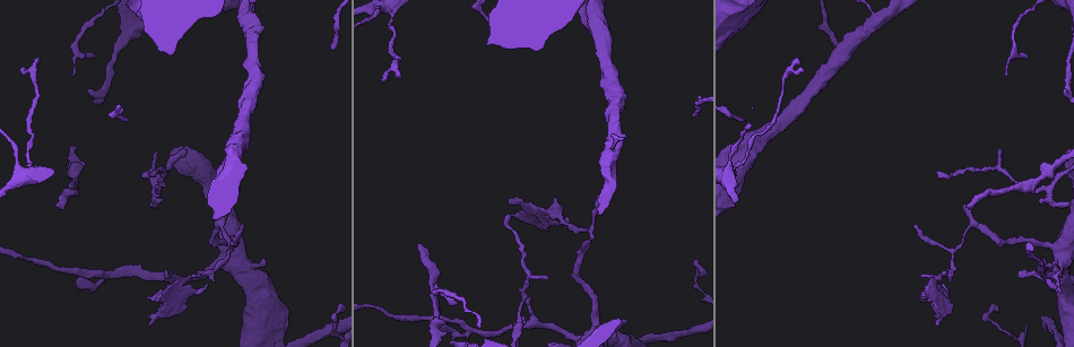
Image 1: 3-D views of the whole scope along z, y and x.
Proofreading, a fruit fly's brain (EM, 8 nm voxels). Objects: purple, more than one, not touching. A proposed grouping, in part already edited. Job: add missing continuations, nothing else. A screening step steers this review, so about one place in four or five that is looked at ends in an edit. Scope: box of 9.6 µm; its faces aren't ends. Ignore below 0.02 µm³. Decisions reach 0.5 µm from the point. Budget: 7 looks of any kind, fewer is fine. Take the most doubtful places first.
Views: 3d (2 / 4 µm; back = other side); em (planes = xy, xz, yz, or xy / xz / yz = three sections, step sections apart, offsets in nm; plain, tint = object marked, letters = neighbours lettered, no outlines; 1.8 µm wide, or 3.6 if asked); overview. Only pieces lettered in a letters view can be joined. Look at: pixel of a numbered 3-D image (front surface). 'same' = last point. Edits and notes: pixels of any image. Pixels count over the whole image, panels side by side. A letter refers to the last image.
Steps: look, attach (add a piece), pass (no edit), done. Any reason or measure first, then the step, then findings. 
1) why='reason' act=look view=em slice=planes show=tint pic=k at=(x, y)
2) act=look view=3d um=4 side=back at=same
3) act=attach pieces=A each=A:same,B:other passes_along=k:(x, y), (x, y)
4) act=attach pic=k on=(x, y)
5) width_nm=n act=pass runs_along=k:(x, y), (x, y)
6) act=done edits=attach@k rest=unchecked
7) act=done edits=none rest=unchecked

why='free end' act=look view=em slice=planes show=letters pic=1 at=(969, 206)

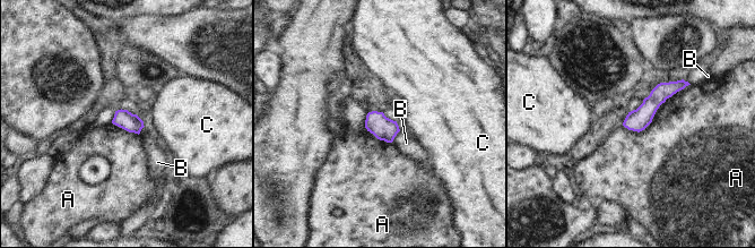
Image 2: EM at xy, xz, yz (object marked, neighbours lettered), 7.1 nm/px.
width_nm=130 act=pass each=A:other,B:other,C:other runs_along=2:(683, 84), (666, 90), (626, 124) found='no lettered piece goes on from it'

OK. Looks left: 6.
why='long arm stops here' act=look view=em slice=xz step=16 show=letters pic=1 at=(382, 83)

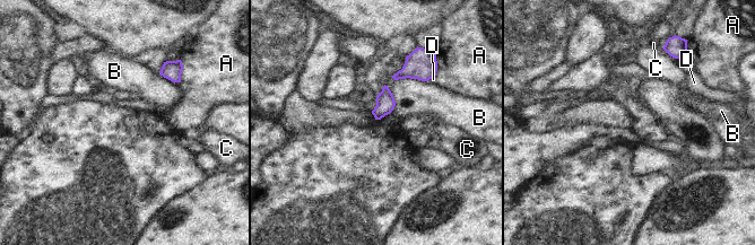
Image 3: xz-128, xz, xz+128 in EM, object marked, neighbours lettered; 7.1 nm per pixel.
why='another direction' act=look view=em slice=planes show=letters at=same

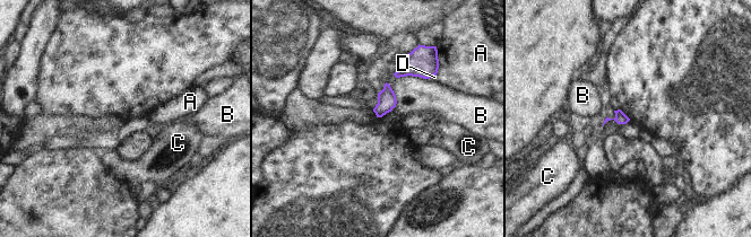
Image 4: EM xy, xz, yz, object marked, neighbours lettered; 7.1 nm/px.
act=pass each=A:other,B:other,C:other,D:other found='no lettered piece goes on from it'

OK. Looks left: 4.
why='branch stops here' act=look view=3d um=2 pic=1 at=(964, 204)

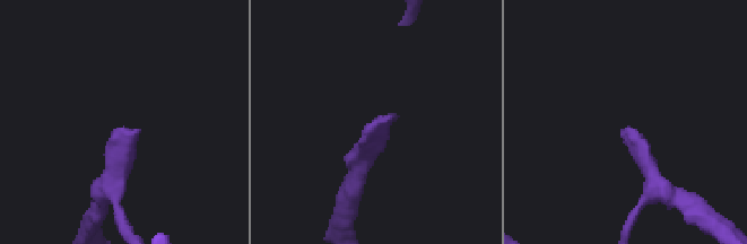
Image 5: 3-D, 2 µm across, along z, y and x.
why='now the EM' act=look view=em slice=xy step=4 show=tint pic=5 at=(624, 132)

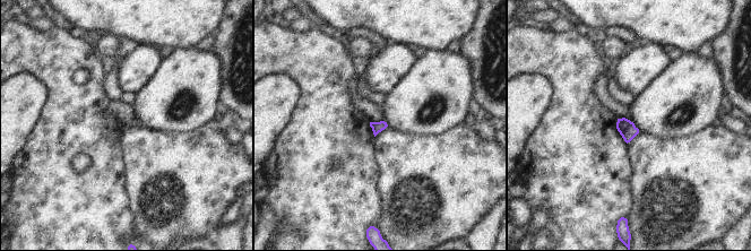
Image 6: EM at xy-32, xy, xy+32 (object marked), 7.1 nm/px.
act=look view=em slice=planes show=letters at=same

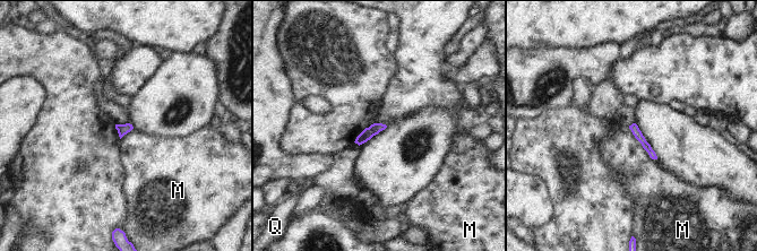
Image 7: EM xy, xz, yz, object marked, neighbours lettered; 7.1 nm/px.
act=pass each=M:other,Q:other border=7:(628, 127), (647, 154), (656, 159) found='no lettered piece goes on from it'

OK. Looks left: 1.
act=done edits=none rest=unchecked

